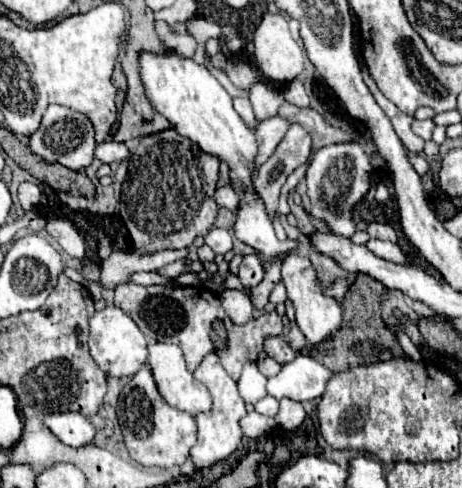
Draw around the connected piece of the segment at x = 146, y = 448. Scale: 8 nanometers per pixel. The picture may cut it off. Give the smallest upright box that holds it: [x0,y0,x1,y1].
[117,366,197,468]

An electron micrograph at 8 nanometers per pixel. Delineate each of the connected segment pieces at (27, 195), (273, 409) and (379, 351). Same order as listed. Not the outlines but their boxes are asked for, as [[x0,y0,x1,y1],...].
[[19,182,41,212],[255,396,279,418],[309,274,407,372]]

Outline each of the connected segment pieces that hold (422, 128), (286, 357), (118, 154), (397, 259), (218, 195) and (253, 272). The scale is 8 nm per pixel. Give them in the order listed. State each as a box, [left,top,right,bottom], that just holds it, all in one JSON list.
[[413,120,435,140],[265,336,295,366],[95,140,131,164],[367,238,407,264],[215,184,239,210],[237,254,265,288]]

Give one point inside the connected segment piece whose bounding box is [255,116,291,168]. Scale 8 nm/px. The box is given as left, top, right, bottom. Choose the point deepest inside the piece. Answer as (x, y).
(269, 132)

